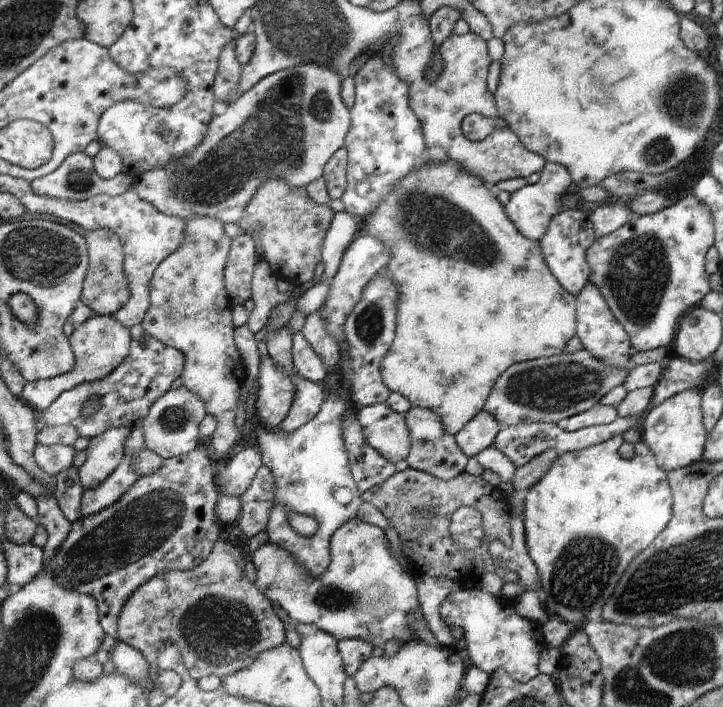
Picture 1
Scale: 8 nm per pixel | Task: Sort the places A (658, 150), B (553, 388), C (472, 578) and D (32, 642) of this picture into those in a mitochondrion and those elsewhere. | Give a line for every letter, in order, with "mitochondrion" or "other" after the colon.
A: mitochondrion
B: mitochondrion
C: other
D: mitochondrion

